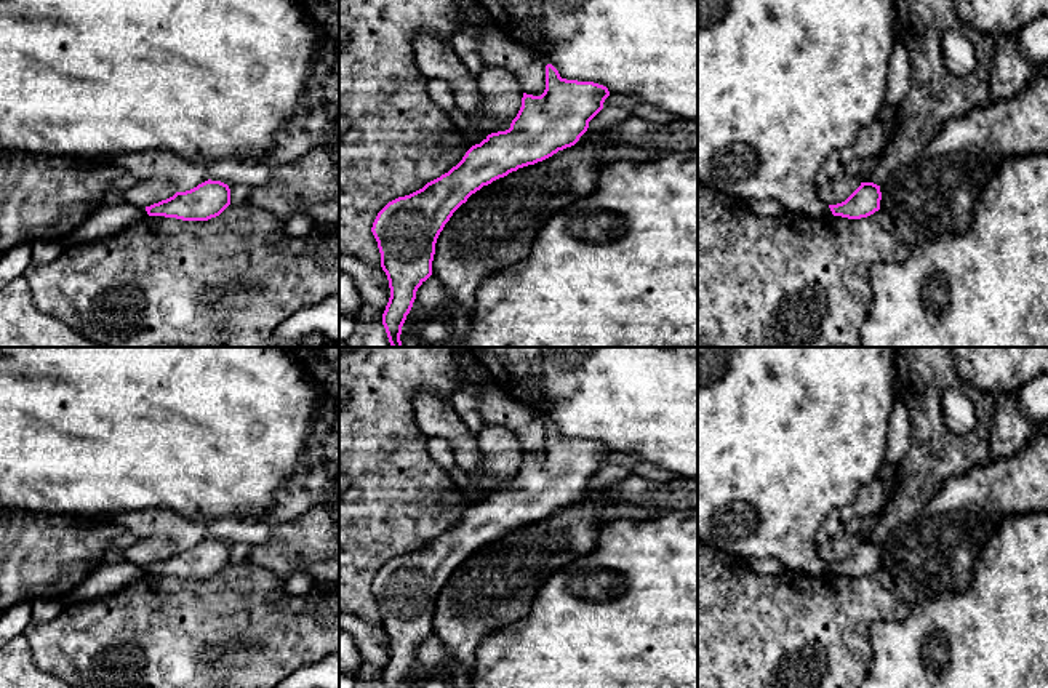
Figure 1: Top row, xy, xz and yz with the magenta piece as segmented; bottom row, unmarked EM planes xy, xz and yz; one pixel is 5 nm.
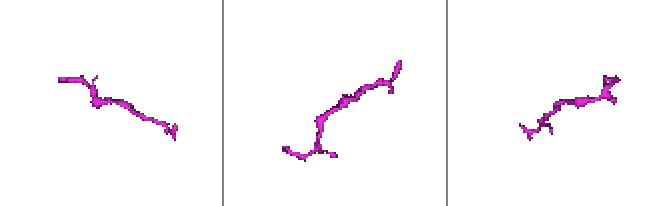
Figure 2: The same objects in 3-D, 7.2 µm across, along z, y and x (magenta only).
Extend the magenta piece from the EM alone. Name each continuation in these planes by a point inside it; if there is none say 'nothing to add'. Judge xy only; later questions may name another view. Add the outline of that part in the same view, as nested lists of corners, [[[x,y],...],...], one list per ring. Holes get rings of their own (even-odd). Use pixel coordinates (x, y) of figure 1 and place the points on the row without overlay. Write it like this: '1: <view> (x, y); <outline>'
nothing to add

